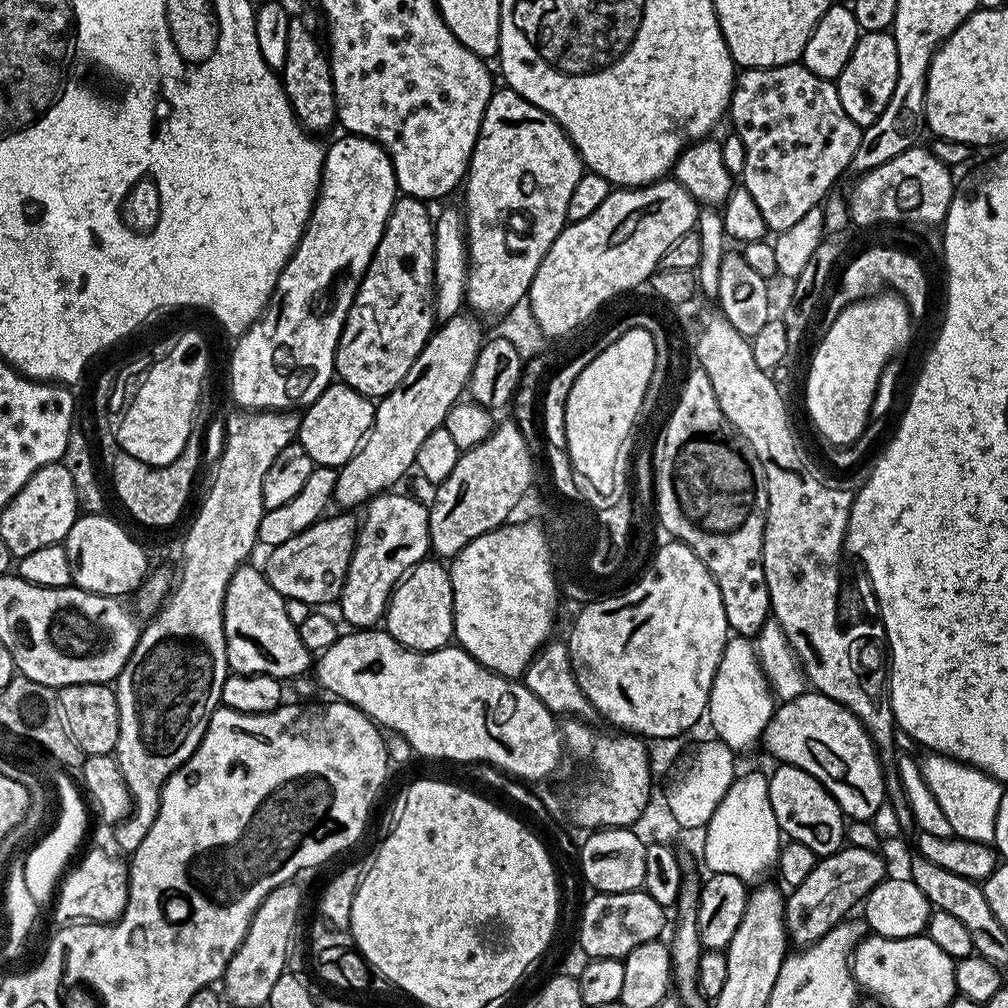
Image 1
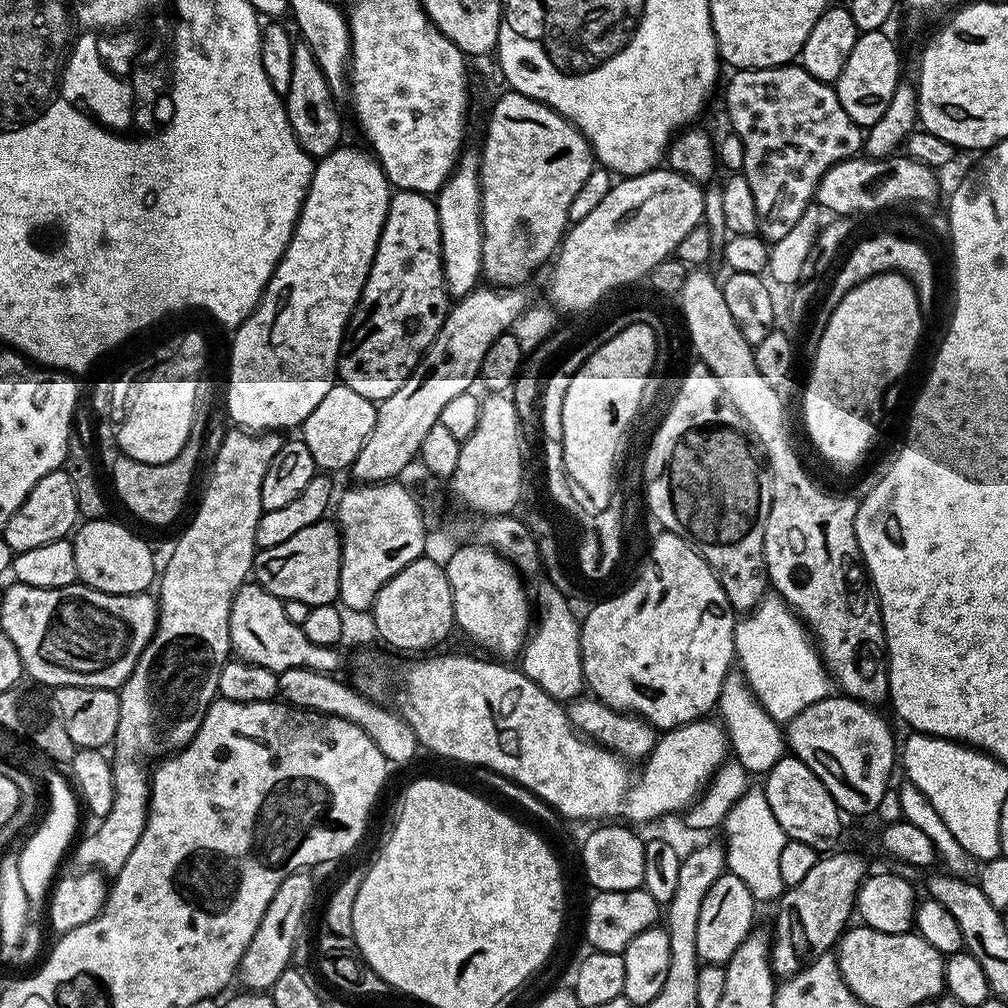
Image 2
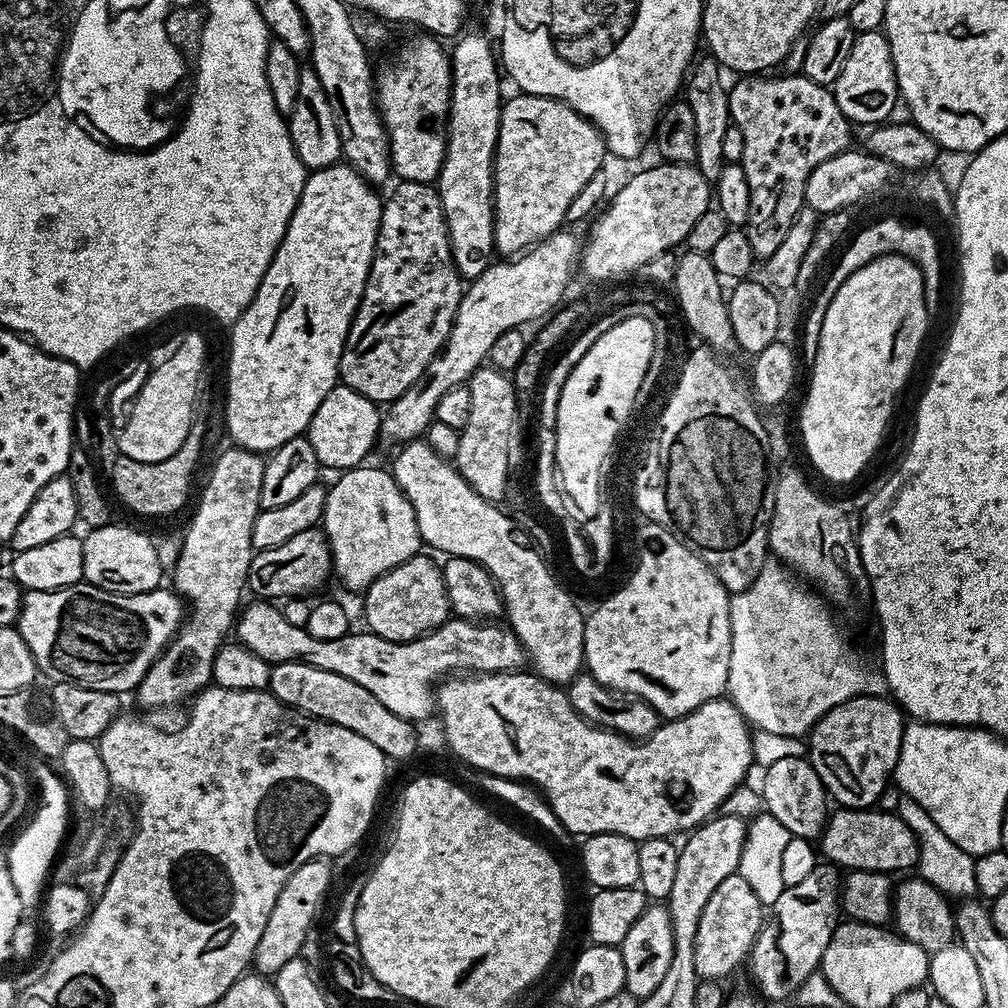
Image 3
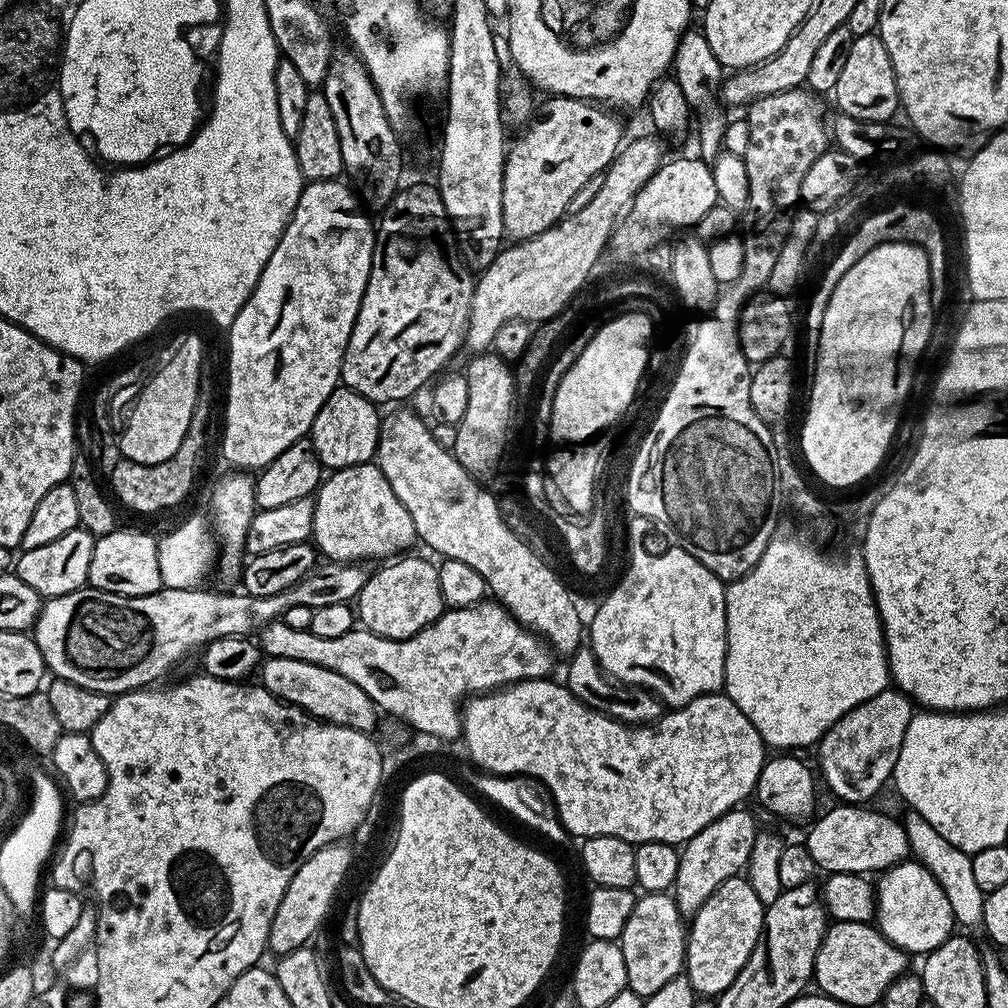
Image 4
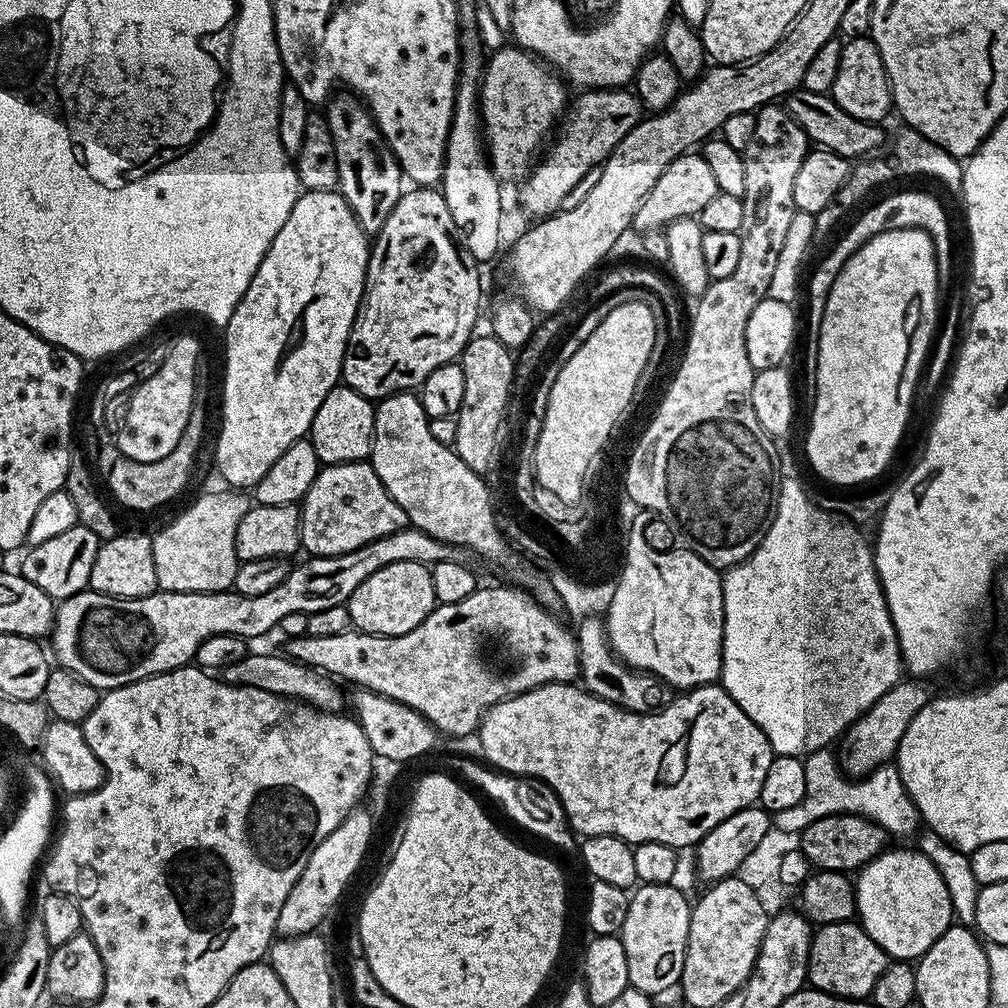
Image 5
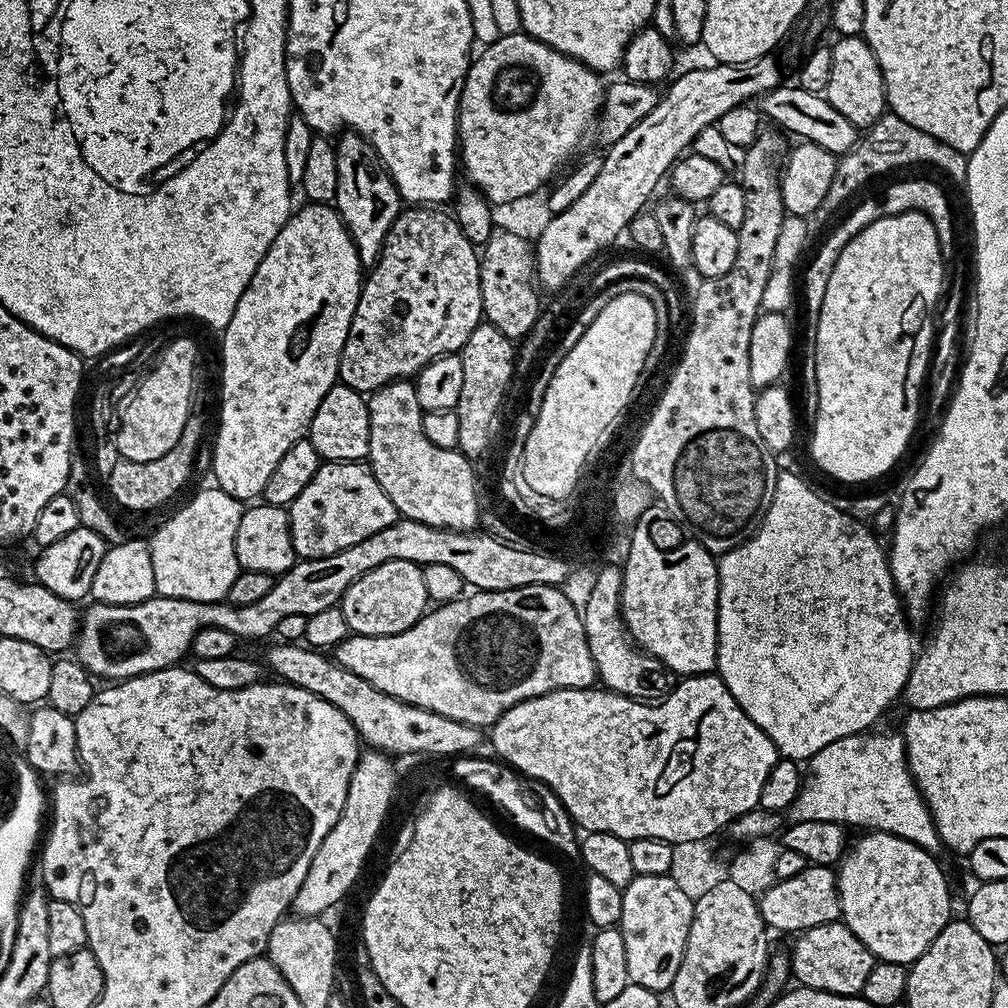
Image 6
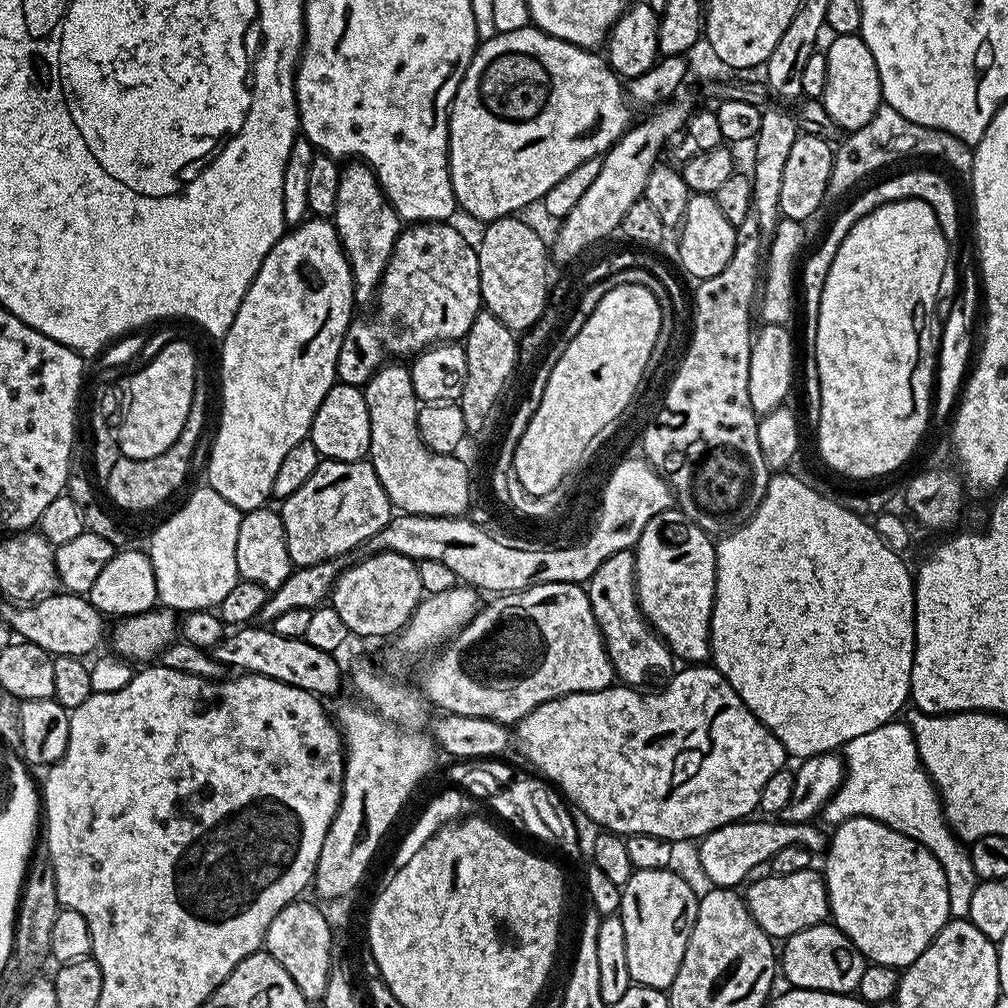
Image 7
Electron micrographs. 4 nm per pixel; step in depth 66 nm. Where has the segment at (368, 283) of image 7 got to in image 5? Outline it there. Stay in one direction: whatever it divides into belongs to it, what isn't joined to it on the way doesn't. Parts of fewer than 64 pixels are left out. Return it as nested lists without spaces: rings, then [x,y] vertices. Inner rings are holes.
[[[348,90],[341,93],[341,96],[333,95],[326,104],[328,129],[334,138],[334,154],[338,154],[338,191],[350,206],[354,218],[358,218],[360,228],[369,238],[374,238],[382,230],[386,218],[390,218],[390,210],[394,210],[400,197],[400,163],[384,141],[384,135],[363,99]]]

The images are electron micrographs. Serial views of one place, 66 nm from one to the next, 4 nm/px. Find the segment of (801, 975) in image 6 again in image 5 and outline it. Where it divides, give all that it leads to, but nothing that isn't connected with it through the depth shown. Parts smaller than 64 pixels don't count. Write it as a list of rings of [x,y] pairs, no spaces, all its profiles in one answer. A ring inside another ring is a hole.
[[[843,920],[837,924],[822,924],[813,931],[812,945],[808,955],[807,983],[817,992],[829,992],[832,996],[842,996],[845,1000],[864,1000],[871,997],[878,978],[888,969],[890,957],[884,953],[882,946],[866,934],[866,930],[859,923]]]

